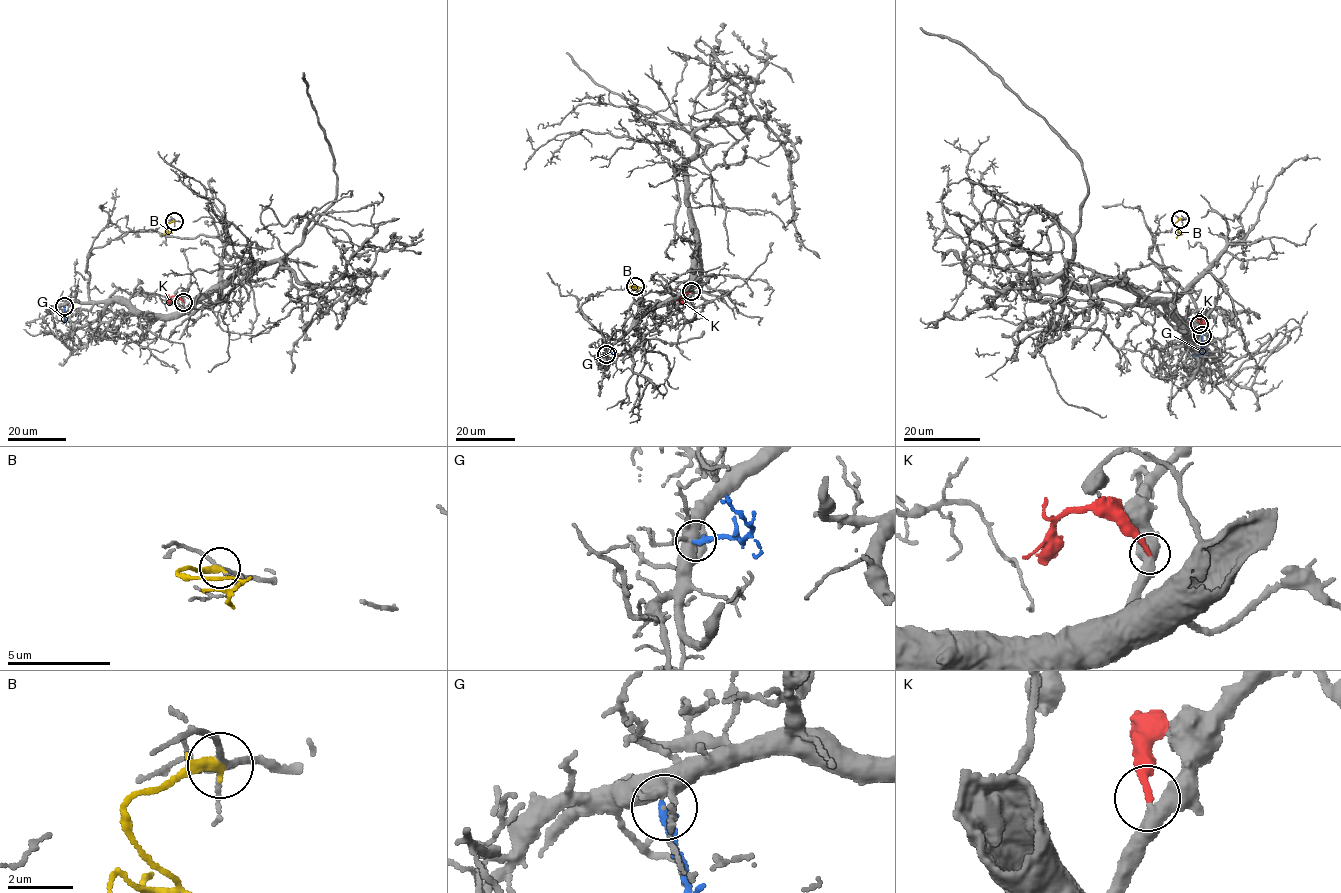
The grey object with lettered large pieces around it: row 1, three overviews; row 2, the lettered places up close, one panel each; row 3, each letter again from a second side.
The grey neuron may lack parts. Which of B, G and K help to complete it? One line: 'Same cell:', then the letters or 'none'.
Same cell: G, K

